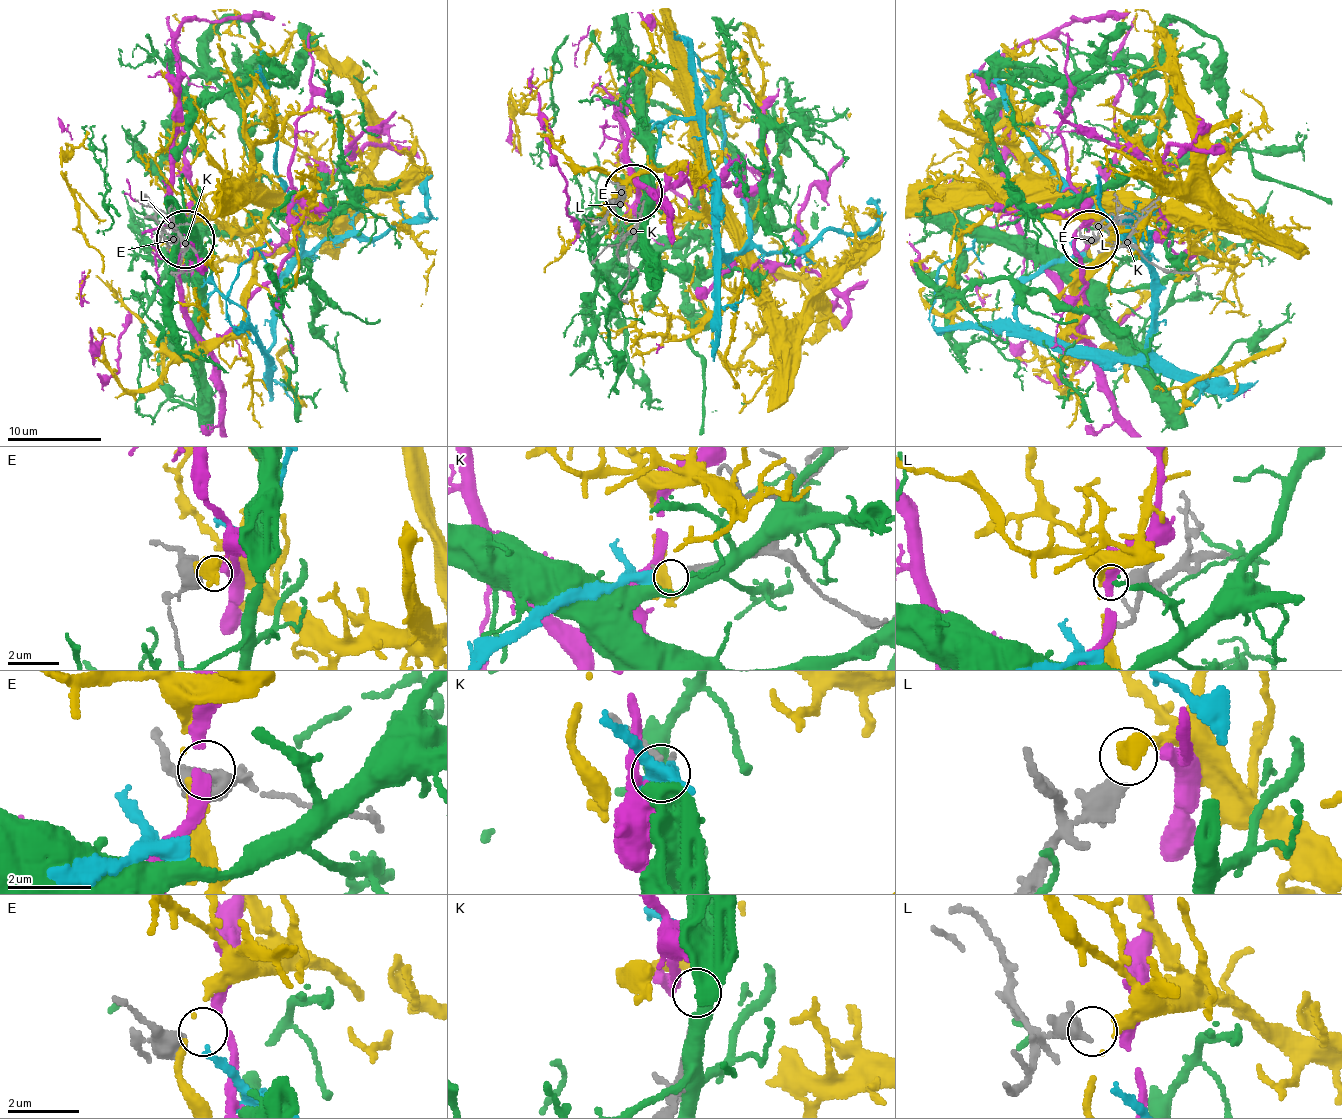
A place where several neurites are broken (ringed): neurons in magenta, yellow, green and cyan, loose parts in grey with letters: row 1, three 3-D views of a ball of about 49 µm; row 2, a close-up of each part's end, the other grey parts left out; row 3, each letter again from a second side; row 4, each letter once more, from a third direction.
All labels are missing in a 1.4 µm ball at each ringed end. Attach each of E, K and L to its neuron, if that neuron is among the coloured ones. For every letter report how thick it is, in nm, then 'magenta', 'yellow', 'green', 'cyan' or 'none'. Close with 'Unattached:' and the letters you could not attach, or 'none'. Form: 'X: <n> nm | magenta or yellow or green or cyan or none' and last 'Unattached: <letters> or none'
E: 400 nm | magenta
K: 50 nm | cyan
L: 280 nm | yellow
Unattached: none

